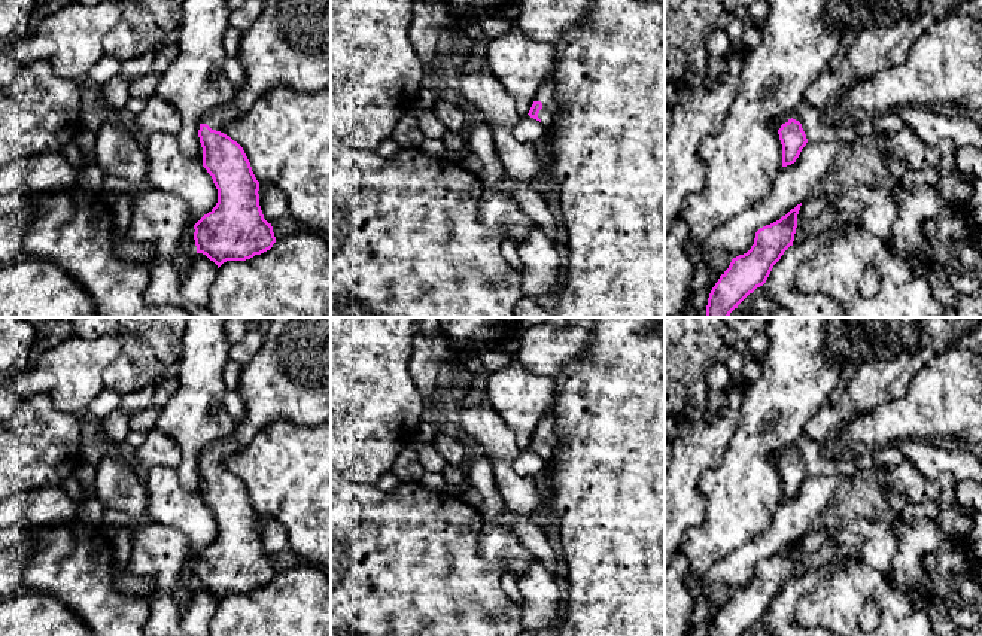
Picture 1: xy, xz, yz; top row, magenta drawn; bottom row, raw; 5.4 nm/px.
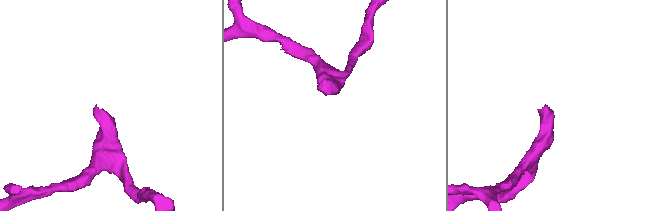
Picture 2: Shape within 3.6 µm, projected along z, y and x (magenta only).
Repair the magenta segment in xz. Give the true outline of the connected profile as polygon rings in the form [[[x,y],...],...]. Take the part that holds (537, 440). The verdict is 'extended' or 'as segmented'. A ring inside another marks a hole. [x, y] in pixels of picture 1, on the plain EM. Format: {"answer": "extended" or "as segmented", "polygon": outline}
{"answer": "extended", "polygon": [[[550,410],[536,426],[529,450],[551,462],[560,445],[560,436],[556,432],[556,413]]]}

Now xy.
{"answer": "extended", "polygon": [[[268,317],[270,329],[253,359],[243,368],[238,395],[246,417],[235,422],[231,435],[219,438],[201,451],[198,471],[203,500],[218,523],[216,539],[194,559],[197,587],[206,588],[218,602],[227,594],[246,594],[273,581],[276,570],[259,539],[259,515],[243,481],[222,460],[246,448],[252,439],[277,419],[300,427],[331,422],[331,317]]]}

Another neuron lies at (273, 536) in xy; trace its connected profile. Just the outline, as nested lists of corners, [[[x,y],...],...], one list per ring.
[[[259,517],[259,539],[264,553],[268,557],[274,557],[280,551],[289,548],[288,535],[285,527],[276,520]]]

